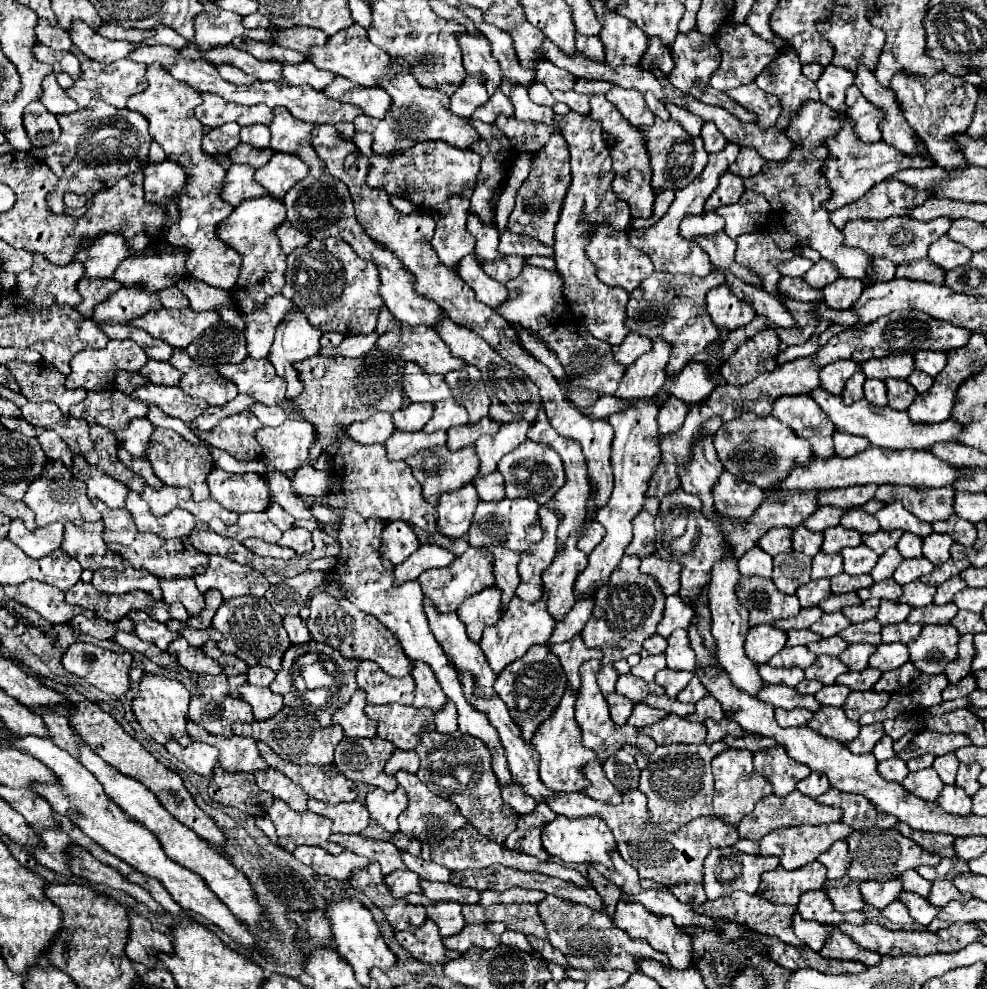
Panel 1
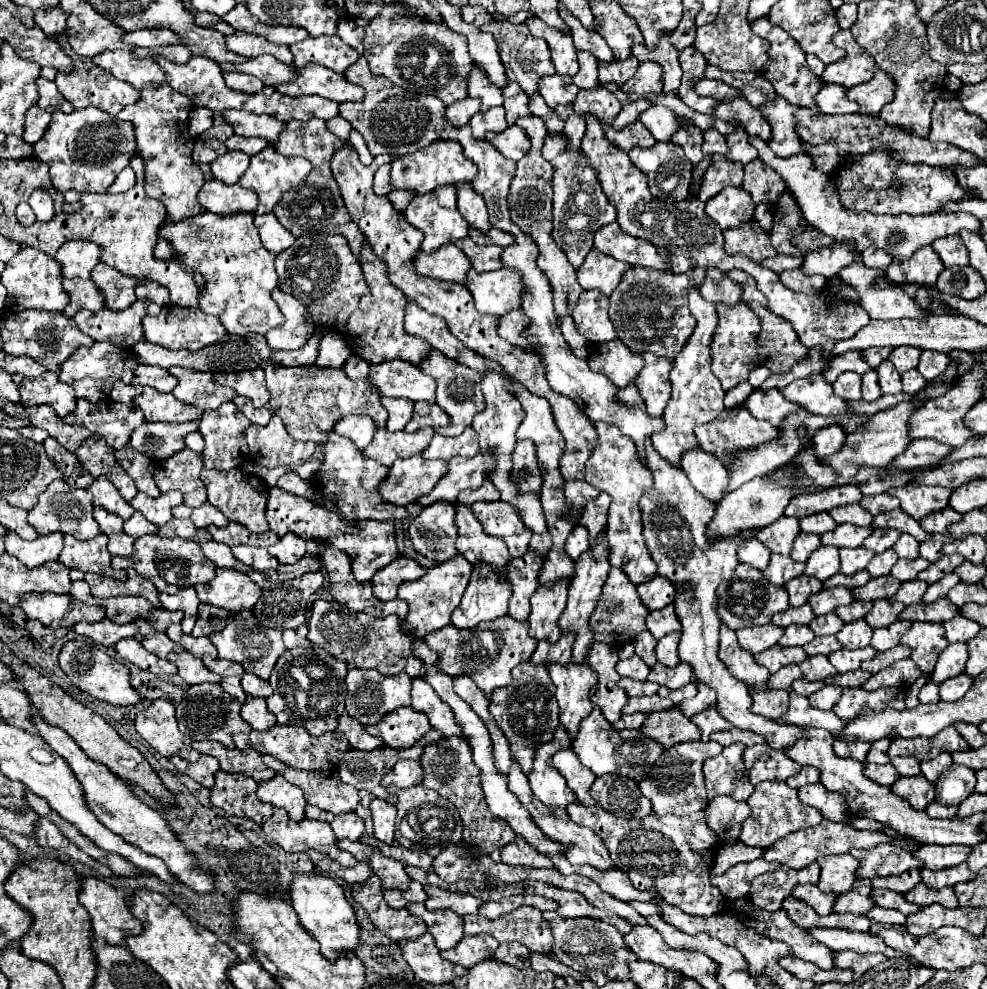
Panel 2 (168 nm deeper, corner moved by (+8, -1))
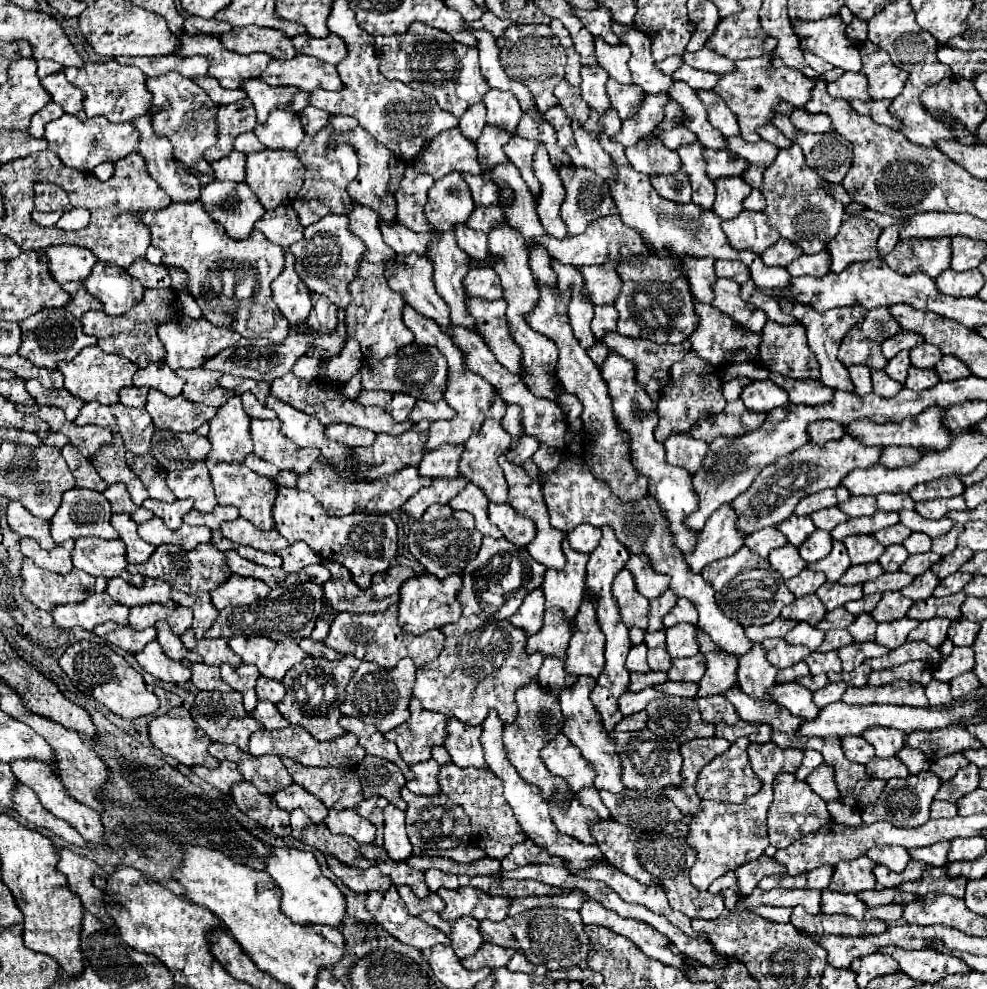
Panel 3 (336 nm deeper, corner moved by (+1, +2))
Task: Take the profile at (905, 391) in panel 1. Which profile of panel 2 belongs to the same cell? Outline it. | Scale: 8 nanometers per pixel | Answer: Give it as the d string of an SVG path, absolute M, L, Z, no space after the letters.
M882 362L878 368L878 384L882 388L882 394L900 394L902 384L900 384L900 374L894 370L890 362Z

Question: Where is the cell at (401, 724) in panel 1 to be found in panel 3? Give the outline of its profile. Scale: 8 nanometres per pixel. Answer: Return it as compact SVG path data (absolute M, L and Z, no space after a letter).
M415 697L411 699L409 709L409 721L397 729L391 729L385 737L399 747L399 753L407 765L415 765L431 759L431 749L435 745L443 745L447 717L423 709Z

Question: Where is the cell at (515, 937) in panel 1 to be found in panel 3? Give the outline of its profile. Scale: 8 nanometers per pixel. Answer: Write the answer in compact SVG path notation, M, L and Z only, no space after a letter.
M517 951L517 953L513 955L513 959L509 961L507 969L511 969L511 971L523 971L523 973L535 973L535 965L531 965L531 963L523 957L523 951Z

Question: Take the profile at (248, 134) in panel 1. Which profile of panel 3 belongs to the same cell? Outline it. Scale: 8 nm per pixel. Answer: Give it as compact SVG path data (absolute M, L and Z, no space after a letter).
M249 131L249 133L243 133L243 135L239 135L237 139L235 139L235 151L241 151L241 153L253 153L253 151L263 151L265 149L265 145L255 137L255 133L253 131Z

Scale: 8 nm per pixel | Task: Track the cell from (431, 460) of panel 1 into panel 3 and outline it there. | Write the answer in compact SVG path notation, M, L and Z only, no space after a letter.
M321 461L311 465L309 471L305 471L303 475L297 477L297 489L311 493L321 507L331 513L333 517L343 517L355 511L375 511L375 513L391 513L395 509L399 509L399 505L403 505L409 497L413 497L419 489L429 485L429 477L419 475L419 471L415 467L405 467L403 471L395 473L395 475L387 475L381 477L377 481L341 481L341 477L325 467Z

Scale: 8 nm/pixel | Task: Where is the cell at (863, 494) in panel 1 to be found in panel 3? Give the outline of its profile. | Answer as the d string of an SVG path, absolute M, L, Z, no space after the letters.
M835 487L835 489L813 493L813 495L803 497L803 501L799 501L799 505L795 507L795 515L811 515L819 509L835 507L835 505L847 501L849 497L851 497L851 493L845 487Z

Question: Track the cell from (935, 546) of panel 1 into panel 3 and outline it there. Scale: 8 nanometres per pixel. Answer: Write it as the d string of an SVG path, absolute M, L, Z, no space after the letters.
M955 525L947 535L933 539L931 551L939 553L939 555L949 555L949 553L957 547L957 537L959 537L959 533L961 533L961 531L963 531L963 527L961 527L961 525Z

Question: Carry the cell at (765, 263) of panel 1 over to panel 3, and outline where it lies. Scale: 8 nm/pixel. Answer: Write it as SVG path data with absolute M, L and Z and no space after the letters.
M747 209L739 217L723 221L723 233L735 249L751 249L757 255L779 239L779 233L767 225L765 213Z

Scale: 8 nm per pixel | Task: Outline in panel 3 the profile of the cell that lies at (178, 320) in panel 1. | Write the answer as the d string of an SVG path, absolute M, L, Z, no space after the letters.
M181 317L179 323L171 321L171 323L165 323L165 325L159 325L157 327L157 333L159 333L159 339L163 341L165 349L167 349L167 359L165 363L175 371L175 369L195 369L195 367L203 367L203 361L215 357L217 353L221 353L223 349L235 345L241 335L231 331L231 329L225 329L225 327L215 327L211 325L209 321L205 319L199 319L199 321L193 321L193 319L187 319L187 317Z

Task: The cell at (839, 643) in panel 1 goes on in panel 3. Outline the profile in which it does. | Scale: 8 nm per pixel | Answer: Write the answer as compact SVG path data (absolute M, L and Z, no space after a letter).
M835 629L835 631L827 631L825 633L825 641L821 643L821 647L817 651L837 651L845 645L851 645L853 643L853 637L847 629Z

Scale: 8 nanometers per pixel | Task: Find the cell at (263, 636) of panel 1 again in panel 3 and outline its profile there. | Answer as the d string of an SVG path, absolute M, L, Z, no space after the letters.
M233 637L229 639L229 645L243 659L243 663L255 665L263 677L275 681L283 681L285 673L307 657L307 653L303 653L291 637L281 643L265 637Z

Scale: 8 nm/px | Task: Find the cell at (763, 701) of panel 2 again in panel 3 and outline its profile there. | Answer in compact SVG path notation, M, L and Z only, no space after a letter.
M753 643L751 653L745 653L739 657L739 685L743 693L747 693L753 699L765 699L773 701L769 695L769 689L777 683L777 669L767 661L761 643Z

